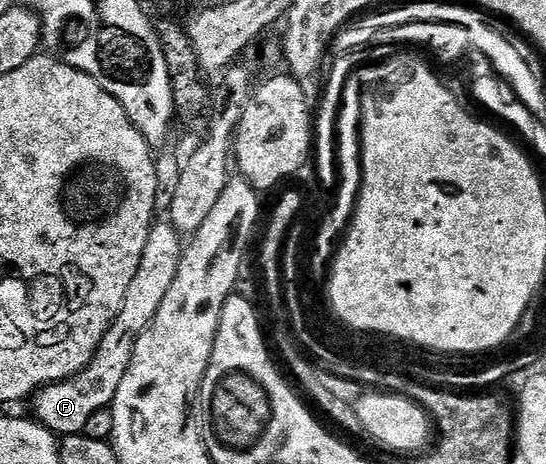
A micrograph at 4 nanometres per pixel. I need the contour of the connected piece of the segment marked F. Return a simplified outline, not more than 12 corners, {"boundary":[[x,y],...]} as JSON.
{"boundary":[[154,222],[89,364],[42,387],[34,418],[61,437],[112,408],[175,273],[183,235]]}

